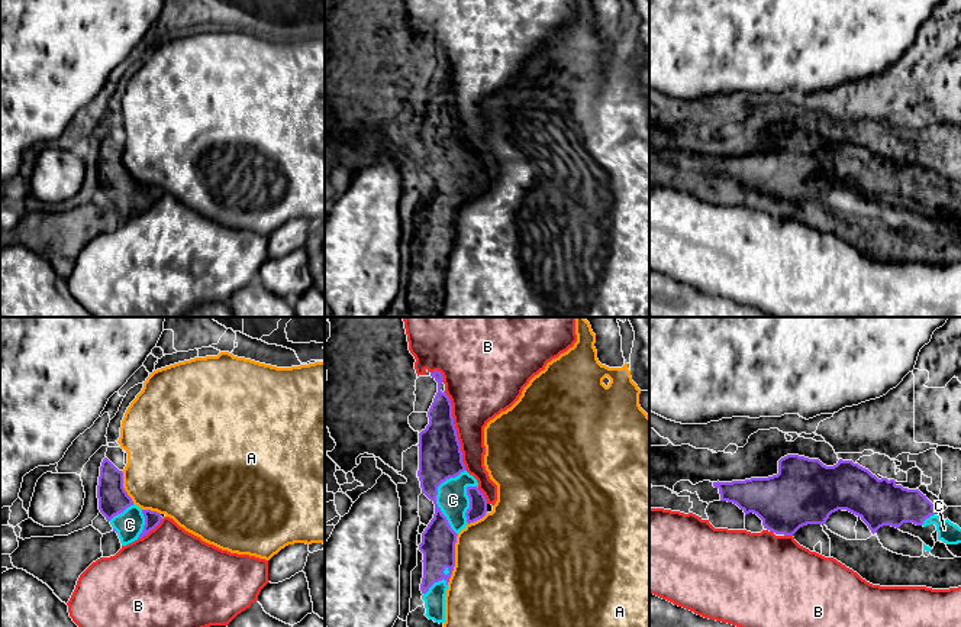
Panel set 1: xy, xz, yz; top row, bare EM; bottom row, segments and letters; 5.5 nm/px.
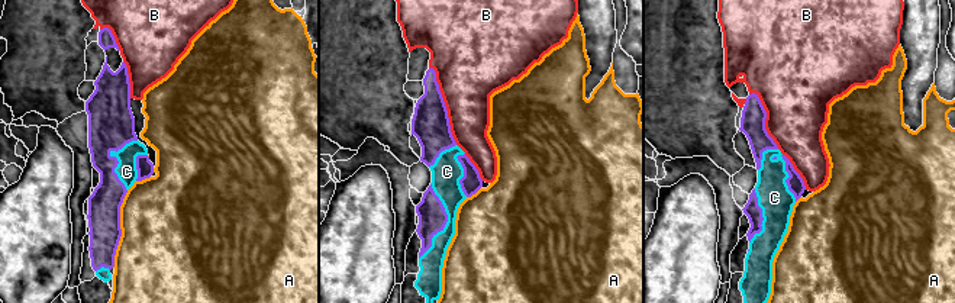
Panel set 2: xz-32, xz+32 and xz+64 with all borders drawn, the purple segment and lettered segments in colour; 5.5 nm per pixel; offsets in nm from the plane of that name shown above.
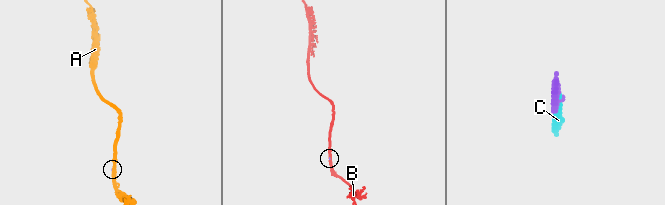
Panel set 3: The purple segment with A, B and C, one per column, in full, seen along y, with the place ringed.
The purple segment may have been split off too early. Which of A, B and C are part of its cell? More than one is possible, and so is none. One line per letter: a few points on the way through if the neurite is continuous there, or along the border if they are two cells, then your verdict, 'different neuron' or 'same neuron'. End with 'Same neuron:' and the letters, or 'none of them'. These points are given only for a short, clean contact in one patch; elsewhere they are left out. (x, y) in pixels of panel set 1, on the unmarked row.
A: different neuron
B: different neuron
C: same neuron
Same neuron: C

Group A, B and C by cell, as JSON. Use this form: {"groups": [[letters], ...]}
{"groups": [["A"], ["B"], ["C"]]}

